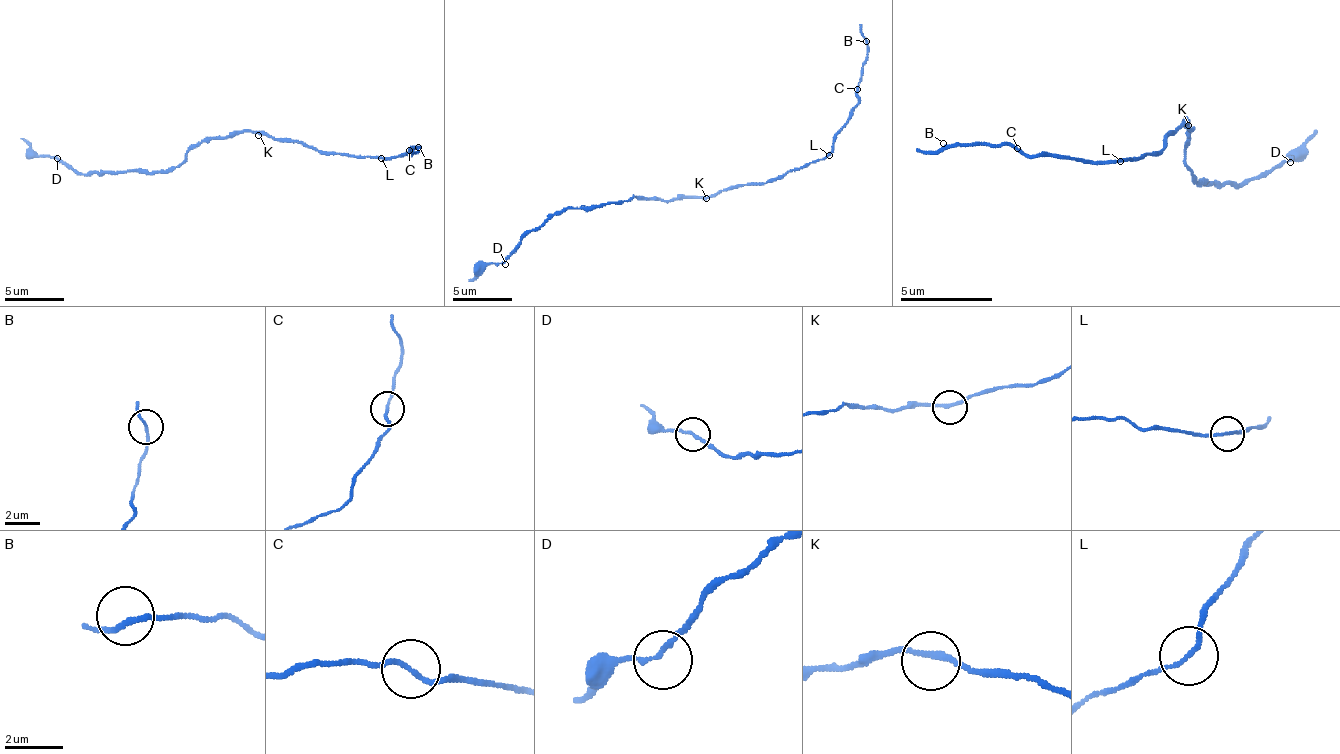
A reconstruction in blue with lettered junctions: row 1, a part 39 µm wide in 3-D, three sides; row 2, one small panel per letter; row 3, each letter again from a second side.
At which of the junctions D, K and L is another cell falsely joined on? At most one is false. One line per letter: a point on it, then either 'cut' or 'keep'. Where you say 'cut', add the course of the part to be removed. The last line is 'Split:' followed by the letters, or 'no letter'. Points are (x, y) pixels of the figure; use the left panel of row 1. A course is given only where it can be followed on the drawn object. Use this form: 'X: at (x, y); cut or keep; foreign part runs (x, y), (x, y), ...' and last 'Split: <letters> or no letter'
D: at (57, 158); keep
K: at (258, 135); keep
L: at (381, 158); cut; foreign part runs (380, 158), (409, 155), (412, 147), (418, 147), (412, 150)
Split: L

